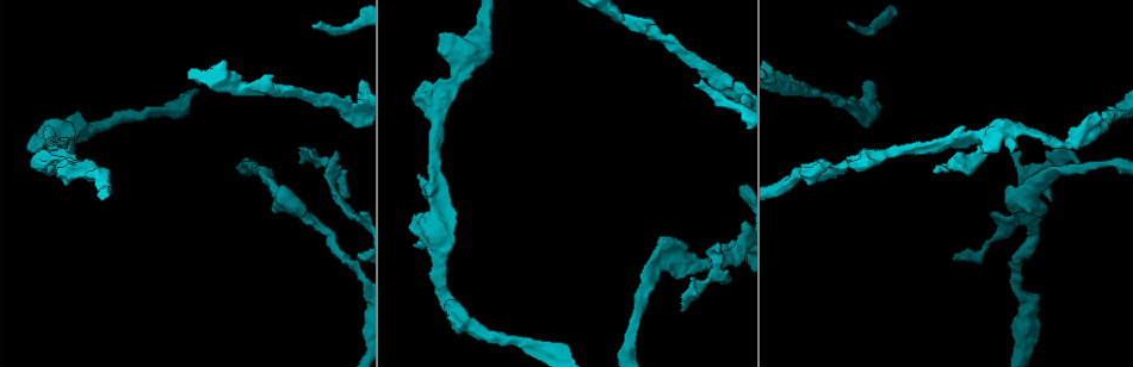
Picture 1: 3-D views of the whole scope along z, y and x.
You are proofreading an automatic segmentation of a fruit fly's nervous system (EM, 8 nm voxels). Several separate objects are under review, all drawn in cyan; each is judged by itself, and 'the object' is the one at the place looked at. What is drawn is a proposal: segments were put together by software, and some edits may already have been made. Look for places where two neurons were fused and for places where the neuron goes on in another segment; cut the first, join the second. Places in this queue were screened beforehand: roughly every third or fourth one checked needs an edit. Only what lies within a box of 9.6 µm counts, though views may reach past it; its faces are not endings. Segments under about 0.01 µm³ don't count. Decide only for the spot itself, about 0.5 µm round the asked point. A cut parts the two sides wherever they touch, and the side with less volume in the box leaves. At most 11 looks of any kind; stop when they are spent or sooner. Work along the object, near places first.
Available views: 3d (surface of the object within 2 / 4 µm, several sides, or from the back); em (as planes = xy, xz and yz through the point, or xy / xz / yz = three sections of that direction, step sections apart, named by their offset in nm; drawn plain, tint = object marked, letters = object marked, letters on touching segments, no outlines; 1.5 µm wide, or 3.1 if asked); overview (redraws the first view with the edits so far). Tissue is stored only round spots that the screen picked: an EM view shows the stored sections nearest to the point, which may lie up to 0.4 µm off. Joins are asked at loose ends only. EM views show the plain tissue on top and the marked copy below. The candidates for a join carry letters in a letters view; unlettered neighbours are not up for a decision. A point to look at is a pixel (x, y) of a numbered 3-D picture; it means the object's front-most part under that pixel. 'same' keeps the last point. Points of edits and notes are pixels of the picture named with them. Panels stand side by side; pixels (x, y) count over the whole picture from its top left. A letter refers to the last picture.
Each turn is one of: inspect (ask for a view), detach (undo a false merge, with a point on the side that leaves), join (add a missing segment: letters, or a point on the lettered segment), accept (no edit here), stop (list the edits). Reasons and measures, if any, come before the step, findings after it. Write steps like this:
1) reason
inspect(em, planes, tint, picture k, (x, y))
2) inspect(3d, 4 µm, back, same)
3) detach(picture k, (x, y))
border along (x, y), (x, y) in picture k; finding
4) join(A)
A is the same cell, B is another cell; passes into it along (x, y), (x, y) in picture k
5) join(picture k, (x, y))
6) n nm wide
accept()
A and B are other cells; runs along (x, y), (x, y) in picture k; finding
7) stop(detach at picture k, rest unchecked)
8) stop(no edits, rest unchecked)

free end
inspect(3d, 2 µm, picture 1, (849, 161))

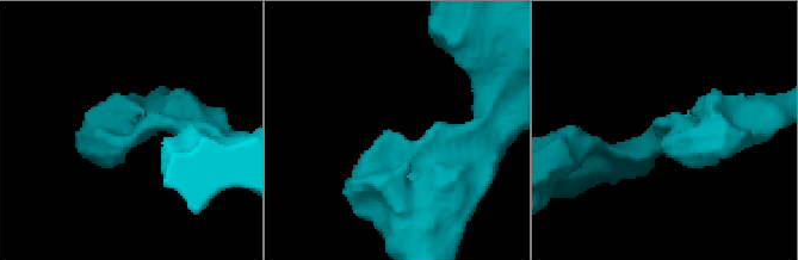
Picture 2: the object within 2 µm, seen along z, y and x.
inspect(em, xz, step 4, tint, picture 2, (664, 137))

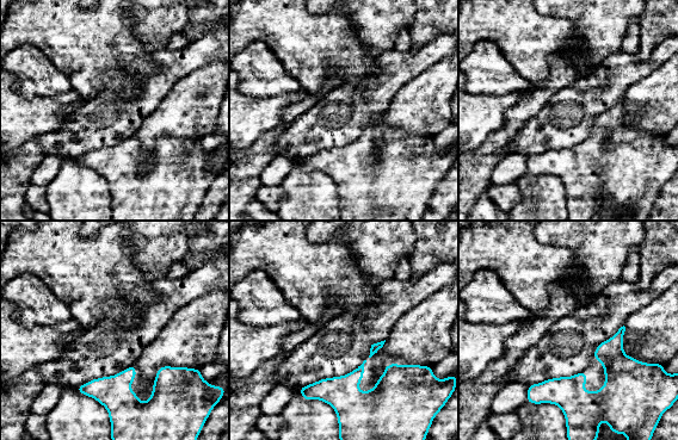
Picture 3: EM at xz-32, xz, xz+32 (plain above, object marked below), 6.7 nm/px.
inspect(em, planes, letters, same)

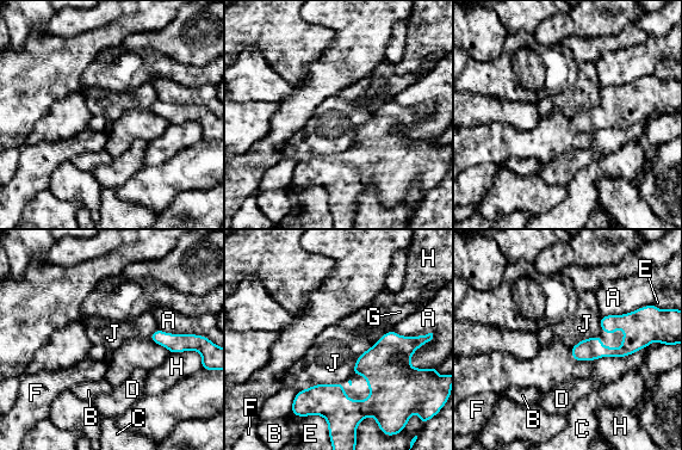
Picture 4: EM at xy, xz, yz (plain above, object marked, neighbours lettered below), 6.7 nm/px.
J touches over 300 nm
accept()
A, B, C, D, E, F, G, H and J are other cells; runs along (408, 339), (366, 405), (297, 399) in picture 4; no lettered segment goes on from it

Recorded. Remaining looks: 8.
inspect(em, yz, step 8, tint, picture 1, (688, 57))

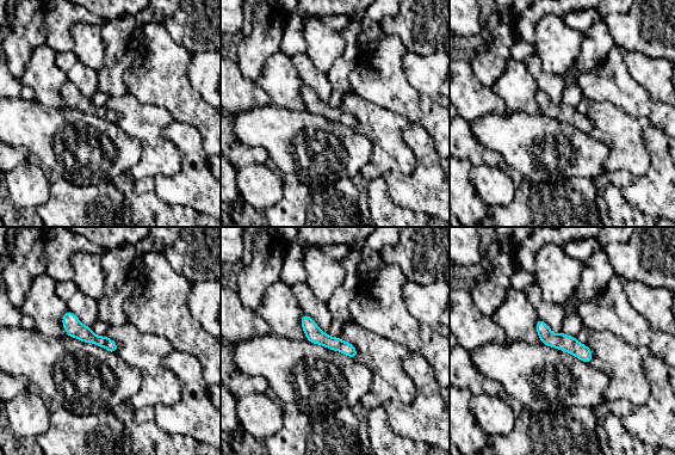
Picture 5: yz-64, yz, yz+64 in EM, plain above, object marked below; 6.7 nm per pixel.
inspect(em, planes, letters, same)

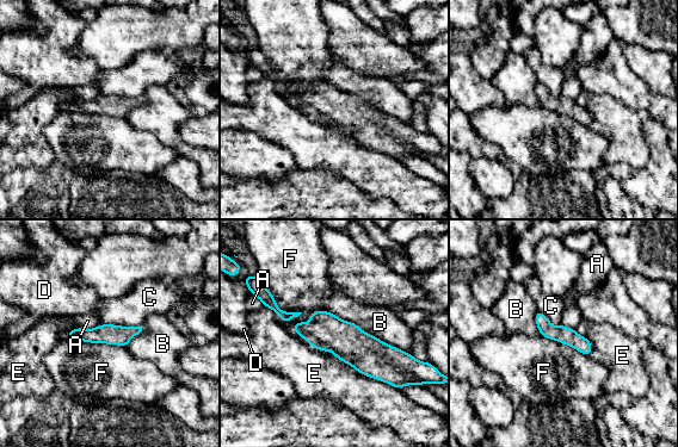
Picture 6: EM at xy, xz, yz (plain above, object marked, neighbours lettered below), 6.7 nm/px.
accept()
A, B, C, D, E and F are other cells; border along (99, 323), (92, 328), (78, 328) in picture 6; all the same neuron

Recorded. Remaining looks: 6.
an open end
inspect(3d, 2 µm, back, picture 1, (695, 86))

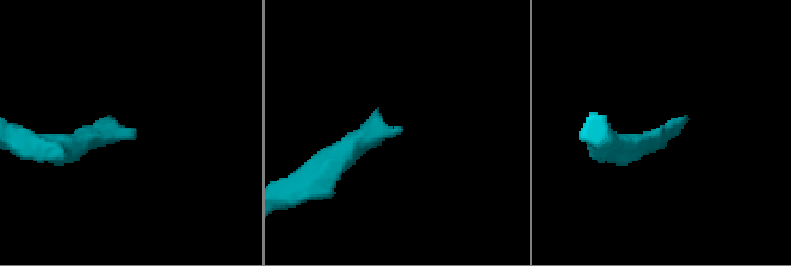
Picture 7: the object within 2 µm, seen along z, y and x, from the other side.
inspect(em, planes, letters, picture 7, (402, 126))

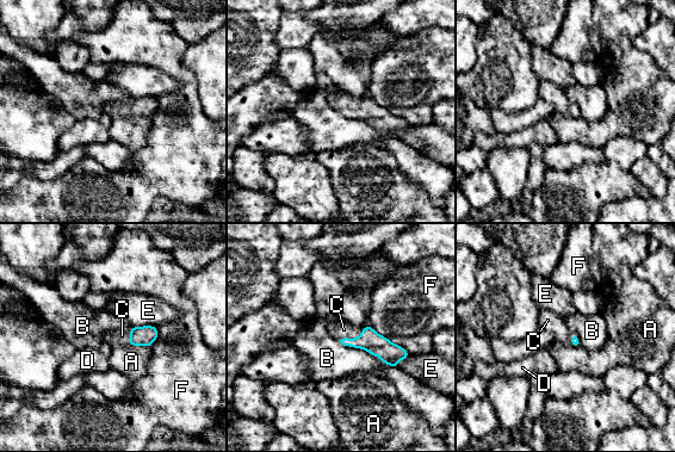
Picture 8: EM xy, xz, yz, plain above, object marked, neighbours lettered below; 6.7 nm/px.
join(C)
C is the same cell, A, B, D, E and F are other cells; passes into it along (375, 344), (355, 338), (344, 329) in picture 8; it goes on there

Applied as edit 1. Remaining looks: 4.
redraw
inspect(overview)

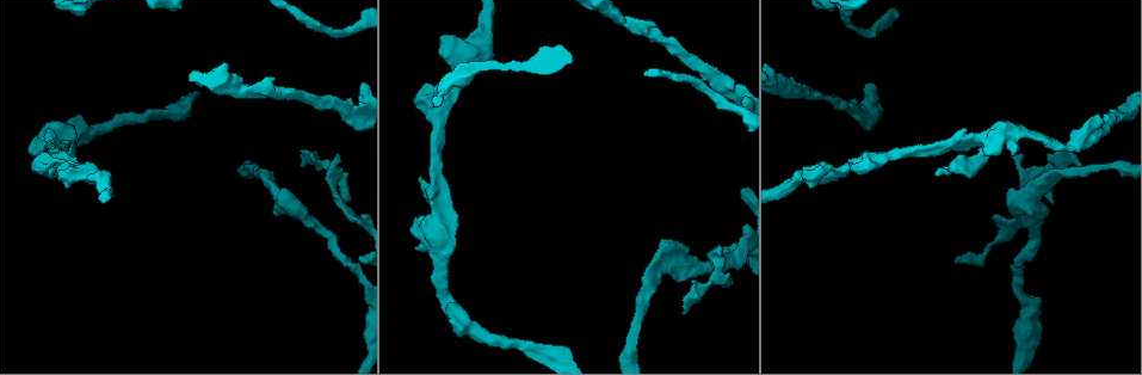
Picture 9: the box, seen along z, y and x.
free end
inspect(em, planes, letters, picture 9, (339, 156))

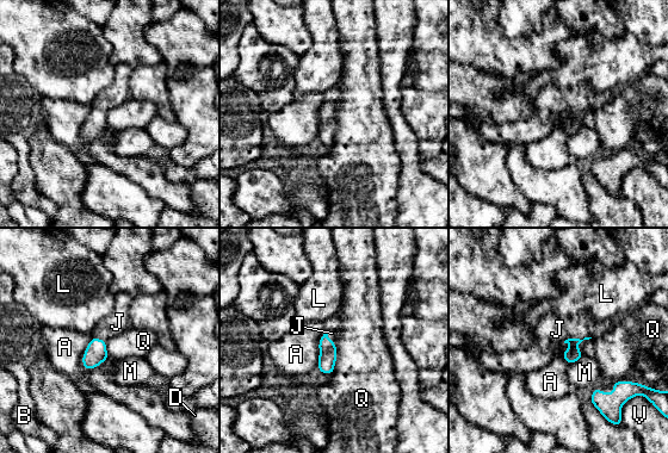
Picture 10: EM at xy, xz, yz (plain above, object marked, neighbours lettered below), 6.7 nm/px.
110 nm wide
join(J)
J is the same cell, A, B, D, L, M, Q and V are other cells; passes into it along (573, 354), (576, 339), (557, 329) in picture 10; the neuron continues

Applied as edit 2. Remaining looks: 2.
stop(join at picture 8, join at picture 10, rest unchecked)

